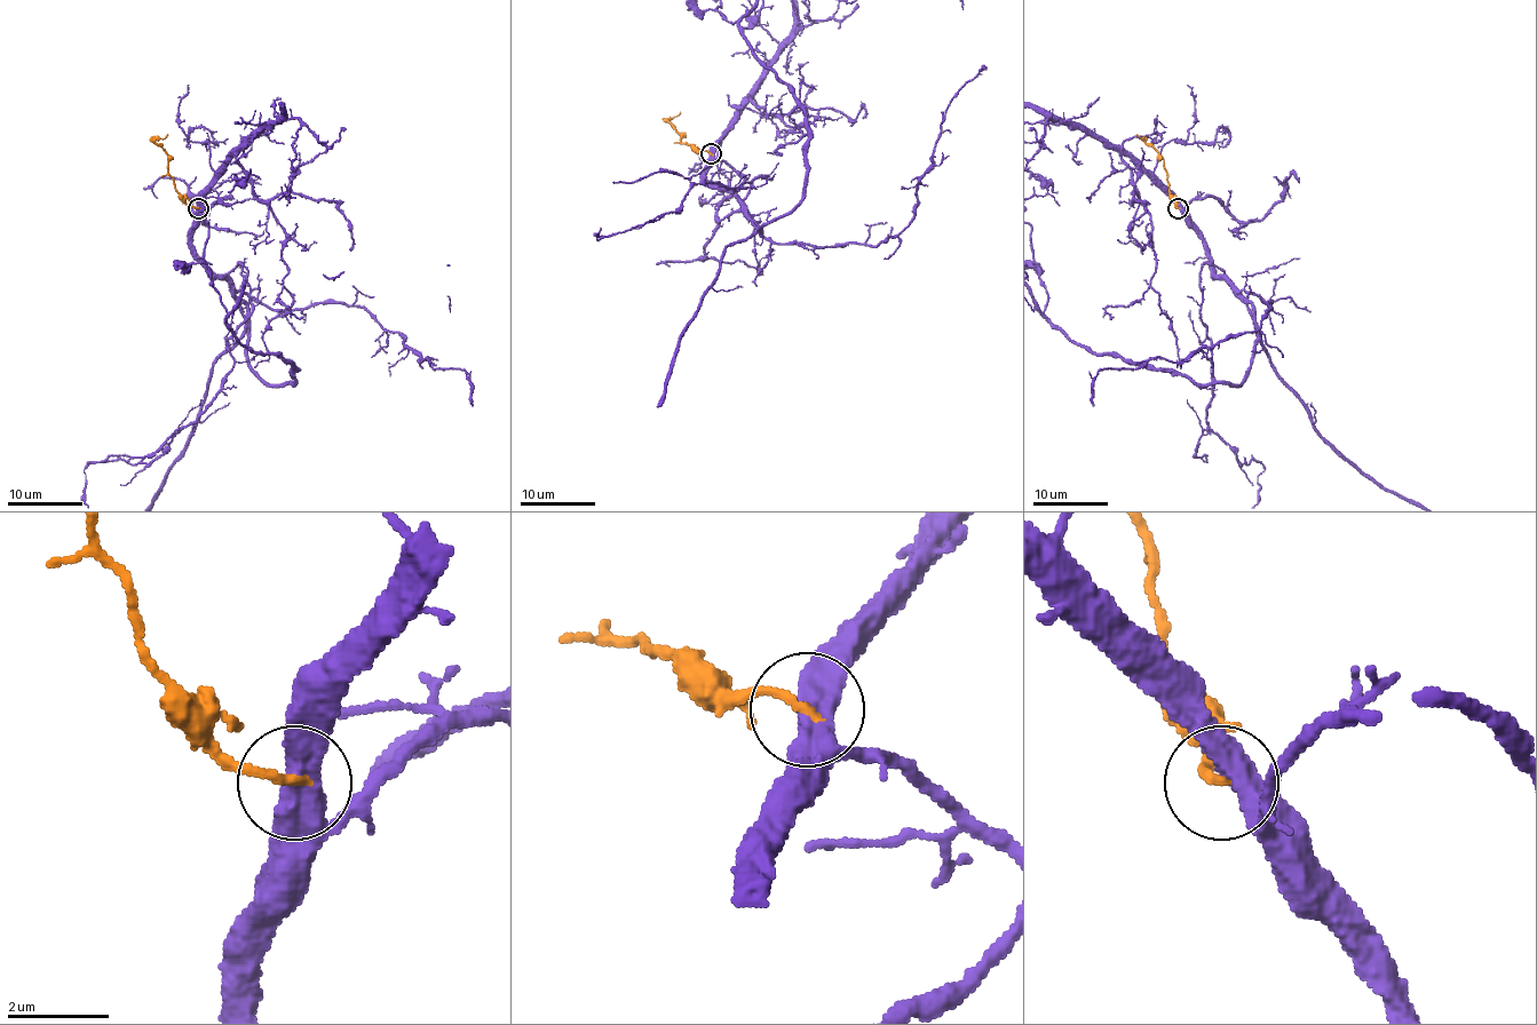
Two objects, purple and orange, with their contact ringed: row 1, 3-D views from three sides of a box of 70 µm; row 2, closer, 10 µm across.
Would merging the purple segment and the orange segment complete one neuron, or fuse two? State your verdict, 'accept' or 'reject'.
reject

